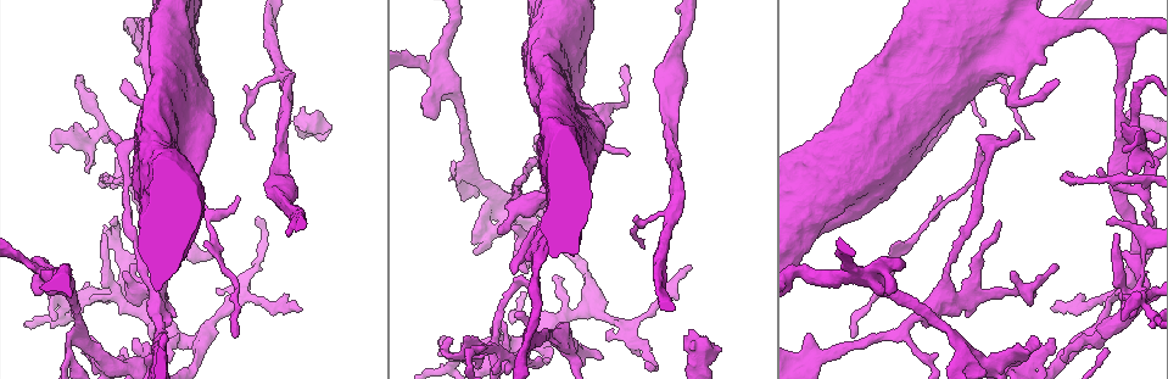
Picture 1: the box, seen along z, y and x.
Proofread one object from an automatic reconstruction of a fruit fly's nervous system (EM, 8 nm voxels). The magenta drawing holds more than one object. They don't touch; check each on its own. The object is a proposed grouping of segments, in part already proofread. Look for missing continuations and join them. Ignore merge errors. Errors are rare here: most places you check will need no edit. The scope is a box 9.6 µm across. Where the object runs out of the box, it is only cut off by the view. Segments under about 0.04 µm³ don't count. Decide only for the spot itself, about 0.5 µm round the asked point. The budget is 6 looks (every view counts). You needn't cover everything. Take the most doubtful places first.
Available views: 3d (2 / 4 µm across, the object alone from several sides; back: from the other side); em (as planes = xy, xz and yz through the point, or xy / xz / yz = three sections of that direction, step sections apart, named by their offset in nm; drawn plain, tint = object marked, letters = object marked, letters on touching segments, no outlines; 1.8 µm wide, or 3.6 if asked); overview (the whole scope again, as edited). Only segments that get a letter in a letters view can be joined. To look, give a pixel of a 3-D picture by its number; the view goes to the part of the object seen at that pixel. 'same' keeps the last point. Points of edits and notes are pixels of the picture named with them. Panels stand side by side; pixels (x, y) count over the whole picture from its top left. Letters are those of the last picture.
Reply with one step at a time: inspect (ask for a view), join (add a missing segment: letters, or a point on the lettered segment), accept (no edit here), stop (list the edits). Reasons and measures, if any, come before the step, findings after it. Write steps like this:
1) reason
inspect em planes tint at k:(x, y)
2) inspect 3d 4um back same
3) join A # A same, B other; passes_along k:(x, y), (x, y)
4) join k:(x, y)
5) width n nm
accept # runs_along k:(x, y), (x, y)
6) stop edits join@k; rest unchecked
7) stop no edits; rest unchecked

branch stops here
inspect em 3.6um xy step 4 tint at 1:(1096, 170)

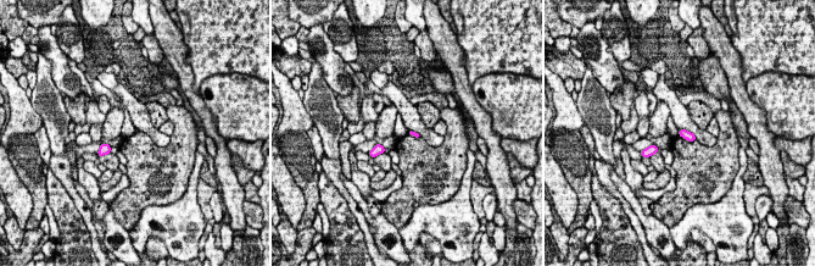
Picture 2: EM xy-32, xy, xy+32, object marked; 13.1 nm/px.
inspect em 3.6um xz step 4 letters same

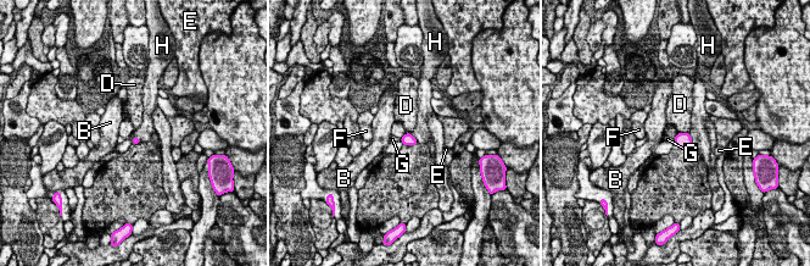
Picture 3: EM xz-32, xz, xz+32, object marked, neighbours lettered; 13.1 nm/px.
accept # B other, D other, E other, F other, G other, H other; border 3:(679, 132), (687, 133); no lettered segment goes on from it

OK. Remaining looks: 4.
inspect em planes plain at 1:(174, 313)

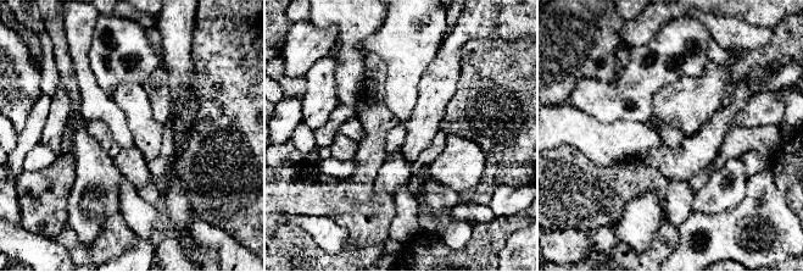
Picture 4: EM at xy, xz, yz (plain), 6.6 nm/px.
inspect em planes letters same

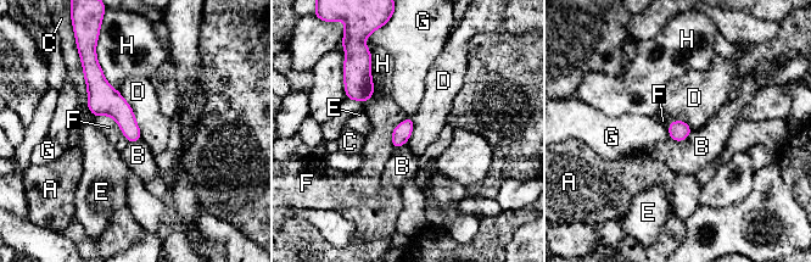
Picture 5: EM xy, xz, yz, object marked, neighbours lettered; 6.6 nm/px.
accept # A other, B other, C other, D other, E other, F other, G other, H other; runs_along 5:(89, 73), (138, 137); none of them fits

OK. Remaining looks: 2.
an open end
inspect em yz step 4 tint at 1:(255, 220)

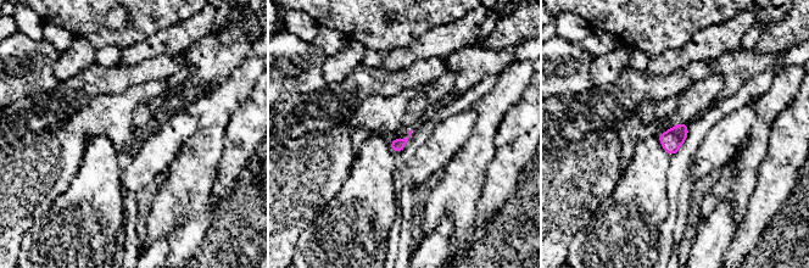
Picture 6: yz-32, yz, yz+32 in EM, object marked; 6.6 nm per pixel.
what lies round it
inspect em yz step 4 letters same

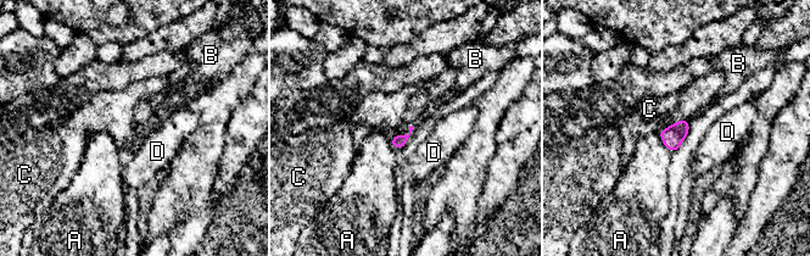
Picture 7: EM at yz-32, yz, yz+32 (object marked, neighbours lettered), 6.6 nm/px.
accept # A other, B other, C other, D other; border 7:(409, 126), (407, 134), (390, 139); no lettered segment goes on from it

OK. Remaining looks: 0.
stop no edits; rest unchecked

